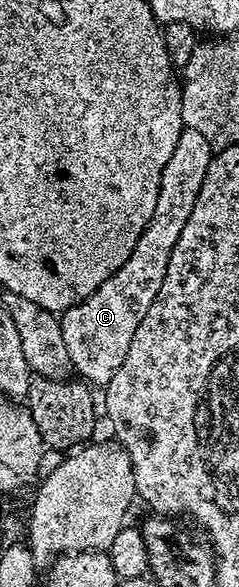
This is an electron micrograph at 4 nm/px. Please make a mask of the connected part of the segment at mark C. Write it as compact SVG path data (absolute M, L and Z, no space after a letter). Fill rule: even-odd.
M186 128L182 131L179 145L175 145L175 153L171 153L171 161L167 161L167 169L163 169L161 174L155 213L137 238L127 261L123 261L114 275L108 275L82 303L69 307L60 316L67 360L81 374L78 376L84 382L107 385L111 377L115 377L119 365L123 365L131 337L135 337L139 321L157 295L171 249L177 235L183 231L183 225L187 223L187 217L195 205L195 197L199 195L199 185L203 185L207 165L213 160L214 154L207 136L193 129Z

